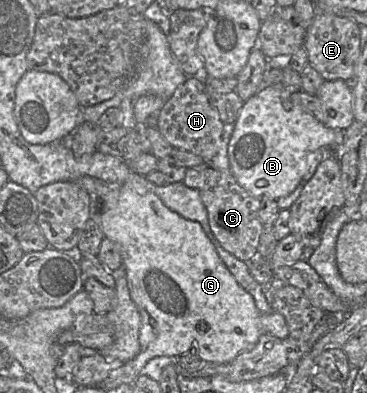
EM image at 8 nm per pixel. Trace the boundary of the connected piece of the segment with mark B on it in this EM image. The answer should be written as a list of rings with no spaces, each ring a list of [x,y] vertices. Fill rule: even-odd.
[[[273,85],[244,102],[228,145],[230,172],[250,195],[275,201],[292,193],[308,171],[309,156],[319,148],[343,143],[343,132],[326,127],[292,98],[283,85]]]

